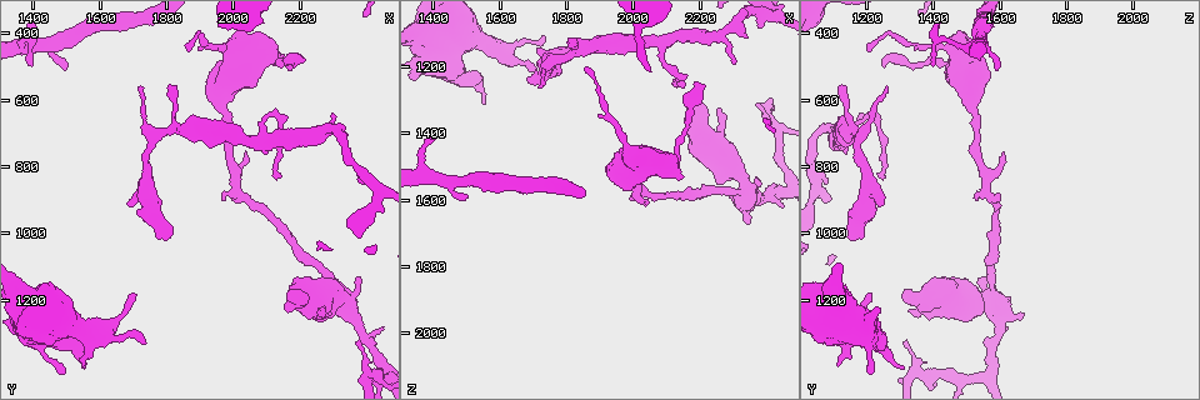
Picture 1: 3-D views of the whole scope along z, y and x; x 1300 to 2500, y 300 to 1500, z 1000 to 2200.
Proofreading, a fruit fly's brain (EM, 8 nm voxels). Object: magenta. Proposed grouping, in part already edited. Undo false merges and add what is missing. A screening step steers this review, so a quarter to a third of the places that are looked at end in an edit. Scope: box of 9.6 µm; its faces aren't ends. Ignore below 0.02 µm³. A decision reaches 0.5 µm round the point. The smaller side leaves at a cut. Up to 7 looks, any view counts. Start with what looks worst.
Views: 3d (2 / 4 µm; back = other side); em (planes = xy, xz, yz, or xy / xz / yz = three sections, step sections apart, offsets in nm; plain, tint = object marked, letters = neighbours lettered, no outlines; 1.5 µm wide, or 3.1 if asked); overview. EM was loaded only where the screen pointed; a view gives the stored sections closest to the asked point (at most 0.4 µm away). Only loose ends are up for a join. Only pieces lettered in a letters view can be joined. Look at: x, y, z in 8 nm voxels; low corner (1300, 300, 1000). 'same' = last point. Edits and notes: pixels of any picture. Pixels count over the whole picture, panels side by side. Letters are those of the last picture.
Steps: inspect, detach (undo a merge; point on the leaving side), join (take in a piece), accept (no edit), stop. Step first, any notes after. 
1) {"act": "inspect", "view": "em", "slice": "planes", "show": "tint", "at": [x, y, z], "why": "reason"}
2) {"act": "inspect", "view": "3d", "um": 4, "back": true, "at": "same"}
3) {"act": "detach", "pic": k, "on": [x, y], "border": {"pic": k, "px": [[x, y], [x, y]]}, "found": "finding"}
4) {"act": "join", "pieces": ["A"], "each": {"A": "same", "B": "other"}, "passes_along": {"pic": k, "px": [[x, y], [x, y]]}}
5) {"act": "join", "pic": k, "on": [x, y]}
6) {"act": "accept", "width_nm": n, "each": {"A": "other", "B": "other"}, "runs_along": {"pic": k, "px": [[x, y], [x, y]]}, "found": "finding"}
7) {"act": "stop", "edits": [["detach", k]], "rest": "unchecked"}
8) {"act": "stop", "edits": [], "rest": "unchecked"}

{"act": "inspect", "view": "3d", "um": 4, "back": true, "at": [1560, 1410, 1300], "why": "free end"}

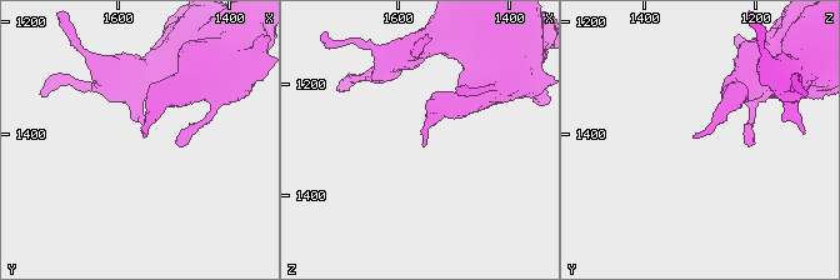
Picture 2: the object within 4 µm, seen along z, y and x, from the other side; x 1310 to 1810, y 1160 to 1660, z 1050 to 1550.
{"act": "inspect", "view": "em", "slice": "xz", "step": 8, "show": "tint", "at": [1555, 1410, 1315]}

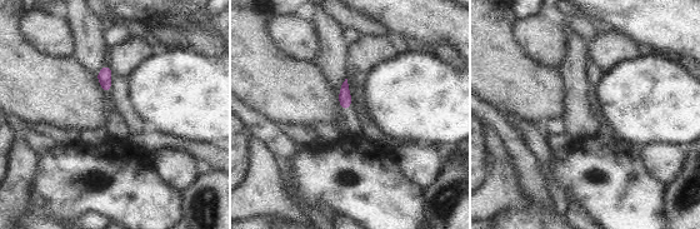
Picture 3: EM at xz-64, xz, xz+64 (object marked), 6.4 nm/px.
{"act": "inspect", "view": "em", "slice": "planes", "show": "letters", "at": "same", "why": "cut it another way"}

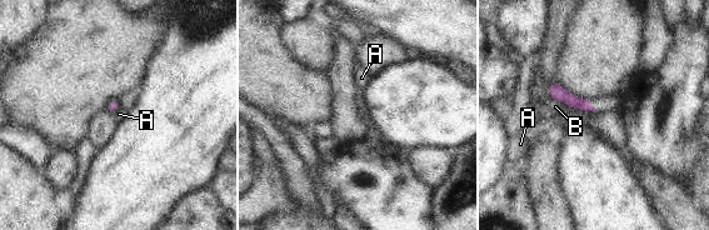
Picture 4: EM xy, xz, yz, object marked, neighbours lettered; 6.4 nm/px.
{"act": "accept", "each": {"A": "other", "B": "other"}, "runs_along": {"pic": 4, "px": [[550, 88], [588, 108]]}, "found": "no lettered piece goes on from it"}

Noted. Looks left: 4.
{"act": "inspect", "view": "3d", "um": 2, "at": [2110, 720, 1130]}

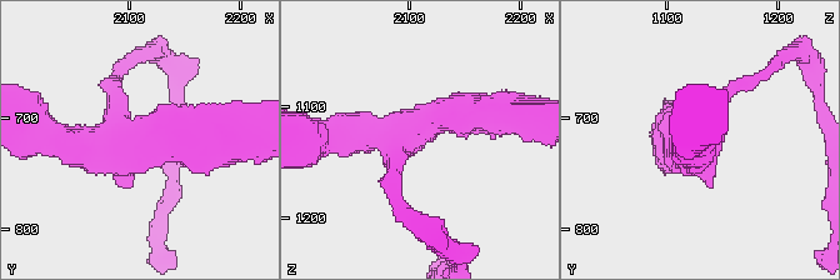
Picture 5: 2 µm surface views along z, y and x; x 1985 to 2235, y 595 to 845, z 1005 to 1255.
{"act": "inspect", "view": "em", "slice": "xy", "step": 8, "show": "tint", "at": [2098, 724, 1124], "arms": 3, "why": "shape alone is not enough"}

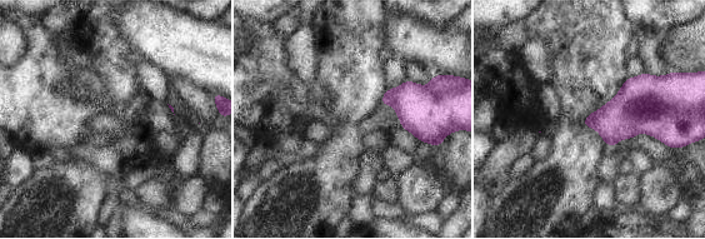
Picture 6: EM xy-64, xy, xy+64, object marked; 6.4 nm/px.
{"act": "inspect", "view": "em", "slice": "planes", "show": "letters", "at": "same", "why": "another direction"}

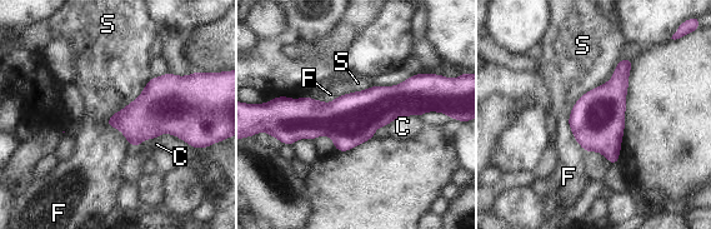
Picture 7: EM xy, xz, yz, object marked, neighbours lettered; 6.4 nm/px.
{"act": "accept", "each": {"C": "other", "F": "other", "S": "other"}, "border": {"pic": 7, "px": [[151, 78], [130, 103], [105, 122]]}, "found": "continuous, no second neuron"}

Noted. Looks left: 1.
{"act": "stop", "edits": [], "rest": "unchecked"}

